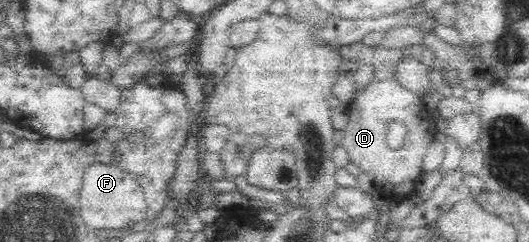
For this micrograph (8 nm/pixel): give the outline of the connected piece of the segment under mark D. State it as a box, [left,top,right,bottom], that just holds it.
[341,74,441,202]

